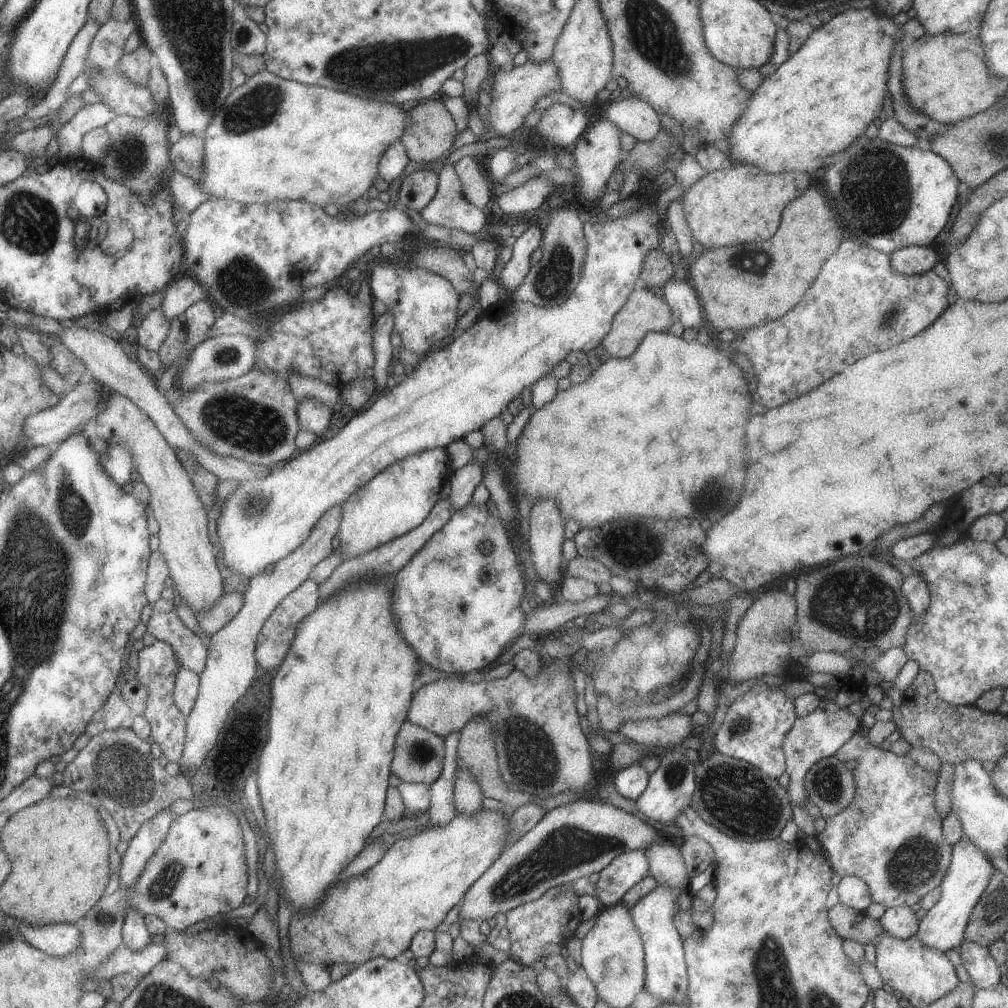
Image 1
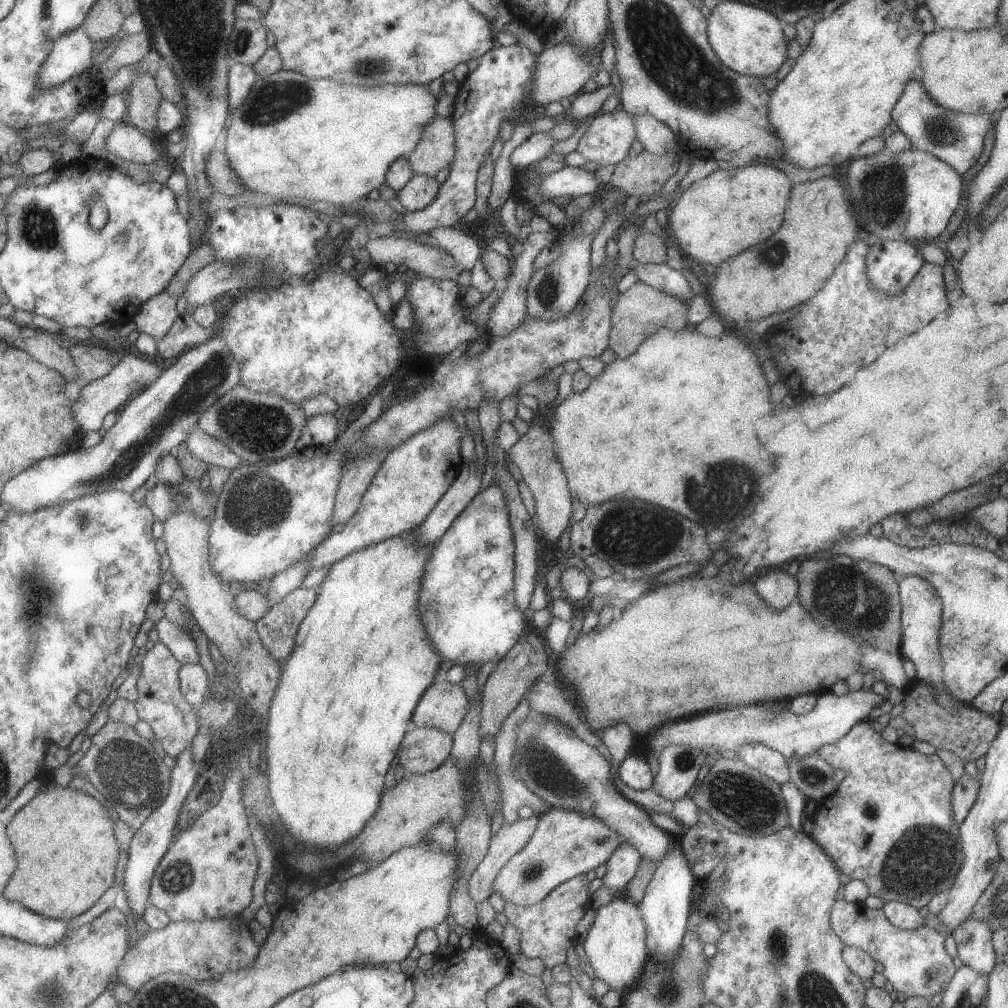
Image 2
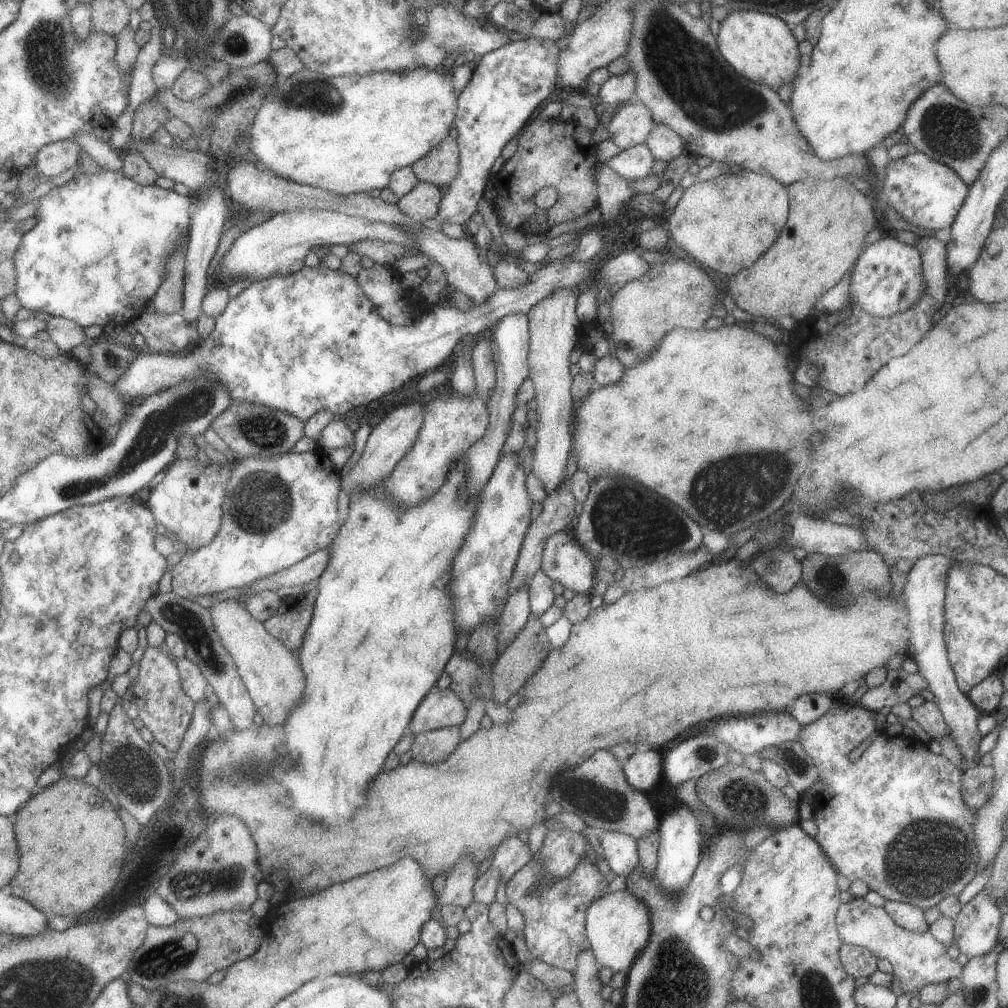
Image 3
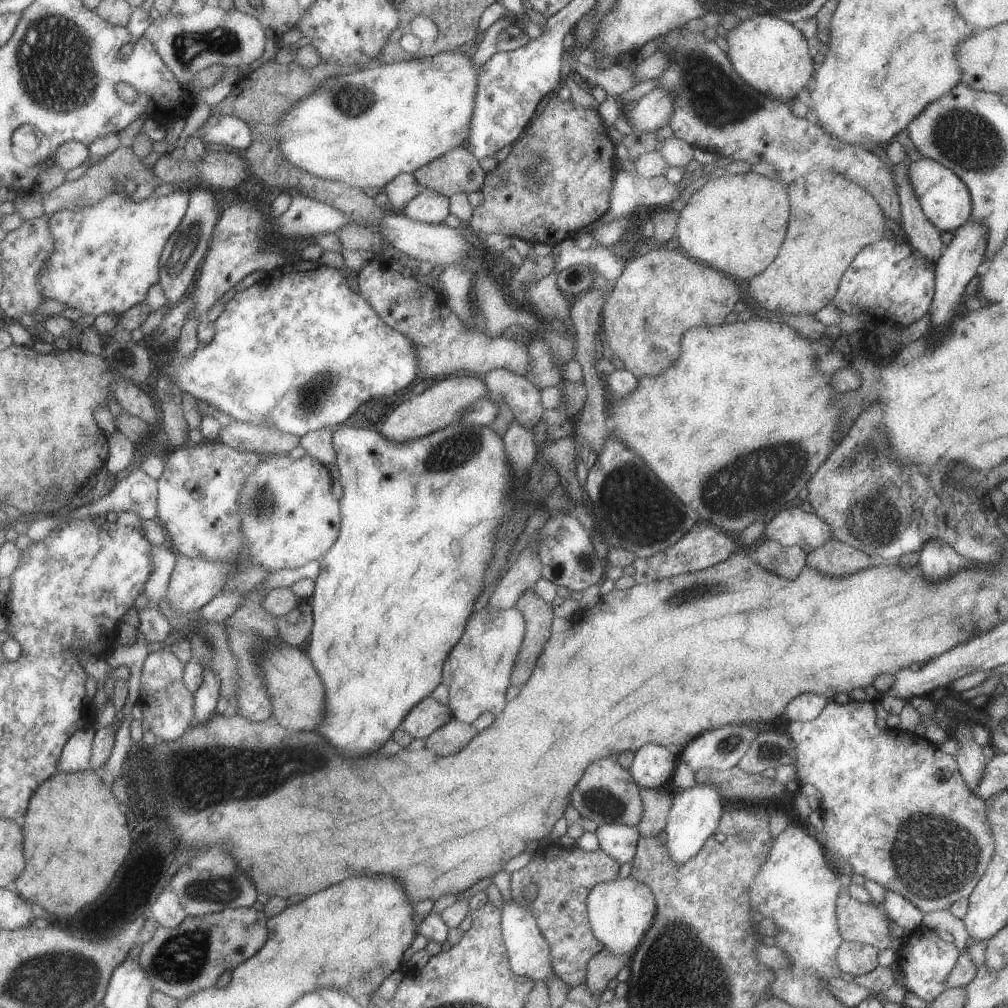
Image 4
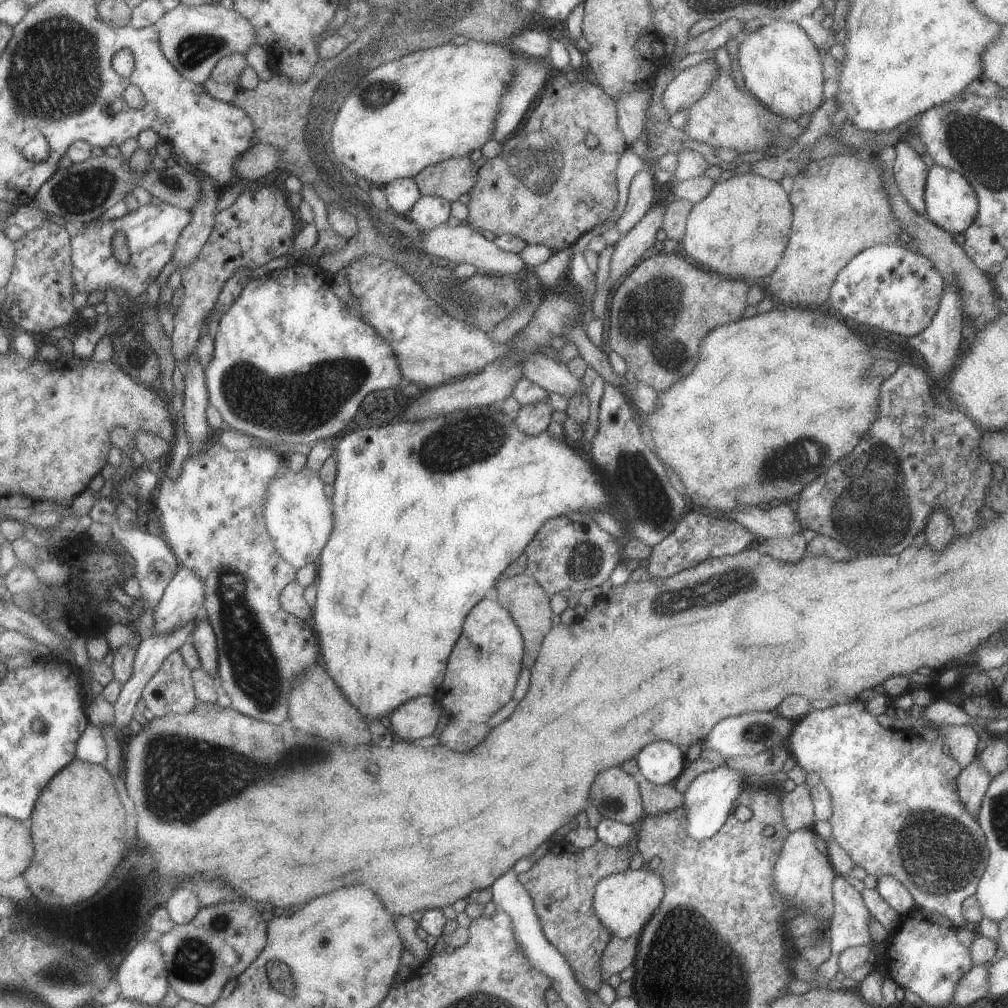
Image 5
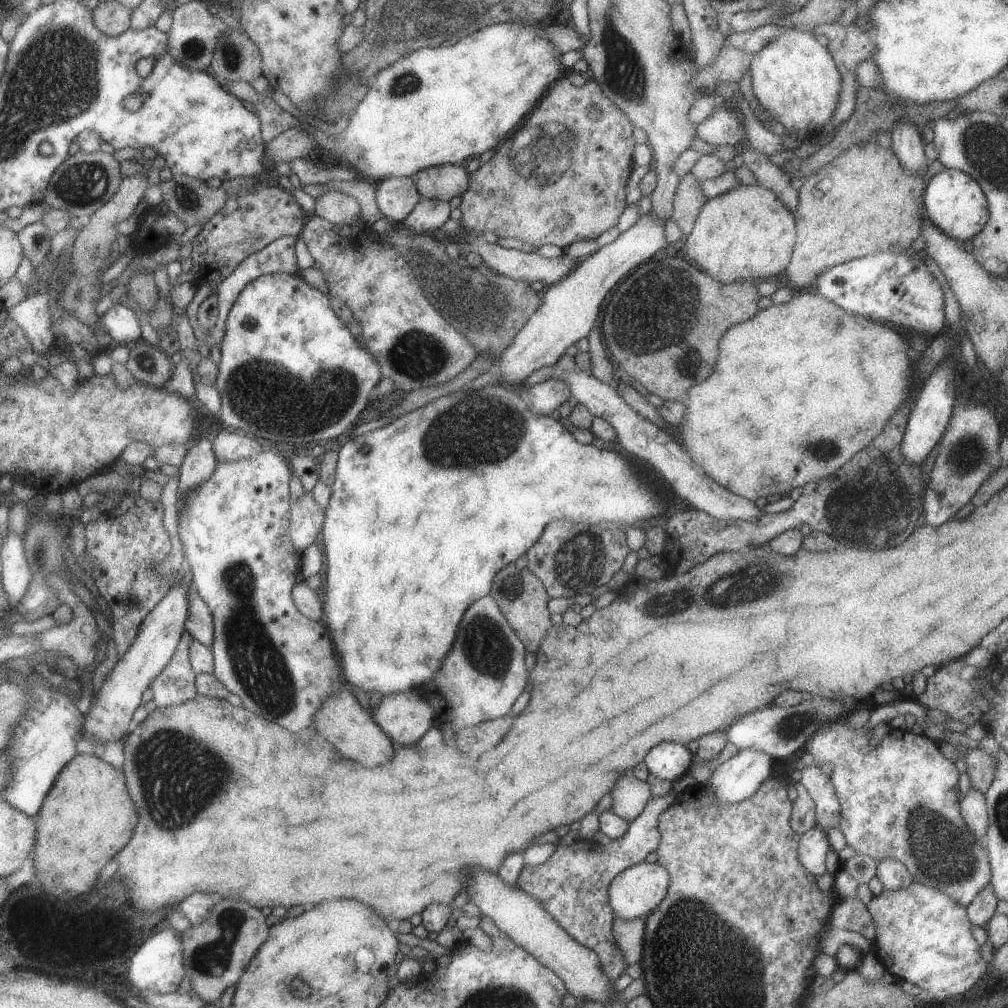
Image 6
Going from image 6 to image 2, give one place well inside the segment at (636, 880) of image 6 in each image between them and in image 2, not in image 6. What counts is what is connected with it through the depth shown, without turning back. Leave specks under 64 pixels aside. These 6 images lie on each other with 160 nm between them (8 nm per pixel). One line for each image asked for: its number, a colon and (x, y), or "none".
2: (615, 946)
3: (617, 926)
4: (620, 911)
5: (624, 902)

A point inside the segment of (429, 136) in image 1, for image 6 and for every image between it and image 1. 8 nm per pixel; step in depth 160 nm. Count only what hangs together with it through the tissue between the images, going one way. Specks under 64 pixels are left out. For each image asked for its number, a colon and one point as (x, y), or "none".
2: (435, 149)
3: (439, 166)
4: (457, 171)
5: (449, 179)
6: (443, 182)

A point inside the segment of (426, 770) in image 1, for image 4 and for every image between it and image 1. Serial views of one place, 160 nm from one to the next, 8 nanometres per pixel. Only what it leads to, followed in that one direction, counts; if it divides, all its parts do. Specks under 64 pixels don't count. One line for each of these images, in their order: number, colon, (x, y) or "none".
2: (422, 749)
3: (432, 747)
4: (450, 738)

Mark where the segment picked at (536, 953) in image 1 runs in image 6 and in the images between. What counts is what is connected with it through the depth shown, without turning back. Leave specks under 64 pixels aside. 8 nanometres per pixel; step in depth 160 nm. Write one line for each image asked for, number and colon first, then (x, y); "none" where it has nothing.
2: (546, 930)
3: (554, 917)
4: (563, 875)
5: (560, 884)
6: (572, 884)

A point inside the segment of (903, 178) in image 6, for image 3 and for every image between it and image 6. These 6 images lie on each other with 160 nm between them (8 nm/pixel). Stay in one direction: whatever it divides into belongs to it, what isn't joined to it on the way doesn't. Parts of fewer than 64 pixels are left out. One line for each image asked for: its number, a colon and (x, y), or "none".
3: (827, 221)
4: (831, 219)
5: (839, 209)

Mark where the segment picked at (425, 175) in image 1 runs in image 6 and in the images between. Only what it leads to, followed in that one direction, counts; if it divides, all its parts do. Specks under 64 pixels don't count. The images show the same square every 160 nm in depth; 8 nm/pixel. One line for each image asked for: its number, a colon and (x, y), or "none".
2: (420, 191)
3: (420, 204)
4: (428, 206)
5: (428, 212)
6: (427, 215)

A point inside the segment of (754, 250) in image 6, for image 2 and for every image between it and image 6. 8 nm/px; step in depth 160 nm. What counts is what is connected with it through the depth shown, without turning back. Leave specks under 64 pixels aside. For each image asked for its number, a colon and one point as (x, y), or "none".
2: (727, 211)
3: (725, 223)
4: (736, 223)
5: (740, 230)

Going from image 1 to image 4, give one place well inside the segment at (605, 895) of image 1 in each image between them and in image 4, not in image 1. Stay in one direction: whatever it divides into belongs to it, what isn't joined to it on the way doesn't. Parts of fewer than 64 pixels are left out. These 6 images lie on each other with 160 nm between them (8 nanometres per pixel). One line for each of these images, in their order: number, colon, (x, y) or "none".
2: (621, 866)
3: (619, 850)
4: (618, 841)

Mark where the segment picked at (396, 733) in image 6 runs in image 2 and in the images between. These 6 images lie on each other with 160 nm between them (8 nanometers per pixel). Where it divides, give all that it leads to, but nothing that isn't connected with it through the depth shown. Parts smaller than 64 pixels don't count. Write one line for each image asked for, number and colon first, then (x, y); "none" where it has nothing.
2: (442, 706)
3: (440, 708)
4: (427, 715)
5: (416, 718)

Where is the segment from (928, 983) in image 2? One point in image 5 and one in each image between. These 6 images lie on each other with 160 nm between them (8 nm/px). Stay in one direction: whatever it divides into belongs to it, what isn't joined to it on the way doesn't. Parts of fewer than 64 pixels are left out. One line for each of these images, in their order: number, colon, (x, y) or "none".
3: (917, 959)
4: (857, 922)
5: (848, 927)

